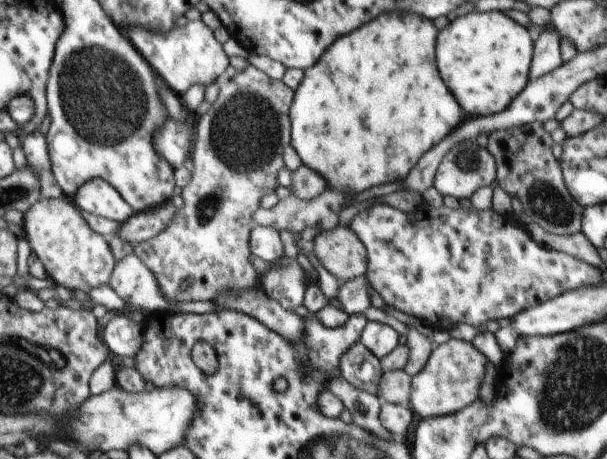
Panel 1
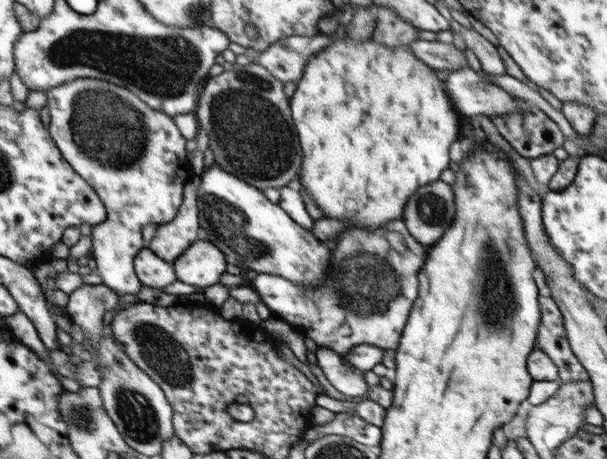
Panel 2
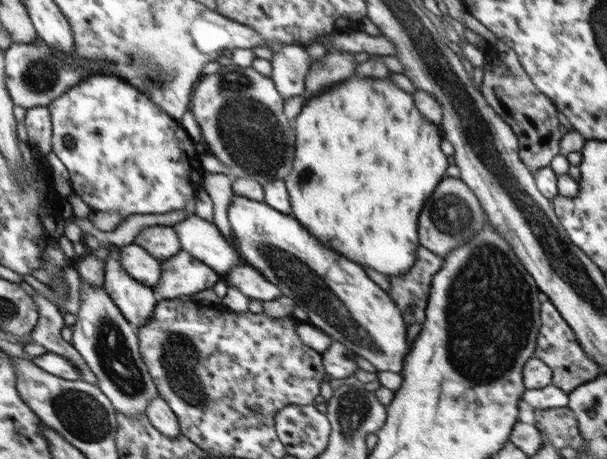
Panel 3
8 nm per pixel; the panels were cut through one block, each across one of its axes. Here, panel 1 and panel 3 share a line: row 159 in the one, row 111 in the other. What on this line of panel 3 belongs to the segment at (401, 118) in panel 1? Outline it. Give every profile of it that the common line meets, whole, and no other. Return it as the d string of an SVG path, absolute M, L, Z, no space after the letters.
M353 76L310 97L296 115L293 129L296 154L292 170L284 180L292 207L290 215L320 243L332 247L362 268L374 268L389 277L406 273L416 261L416 249L420 247L416 232L420 208L450 166L448 156L440 150L444 135L440 126L424 118L414 106L413 94L398 88L389 77L382 80Z

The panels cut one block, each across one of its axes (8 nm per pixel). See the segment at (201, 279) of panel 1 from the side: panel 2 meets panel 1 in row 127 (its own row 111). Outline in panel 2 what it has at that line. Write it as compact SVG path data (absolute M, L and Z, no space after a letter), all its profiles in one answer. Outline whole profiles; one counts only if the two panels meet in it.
M258 62L248 65L233 64L232 70L220 76L209 77L200 92L196 106L199 128L206 130L208 146L212 149L214 162L228 173L256 187L281 189L299 174L303 160L298 132L291 115L289 98L284 93L285 84L277 80L268 69Z

